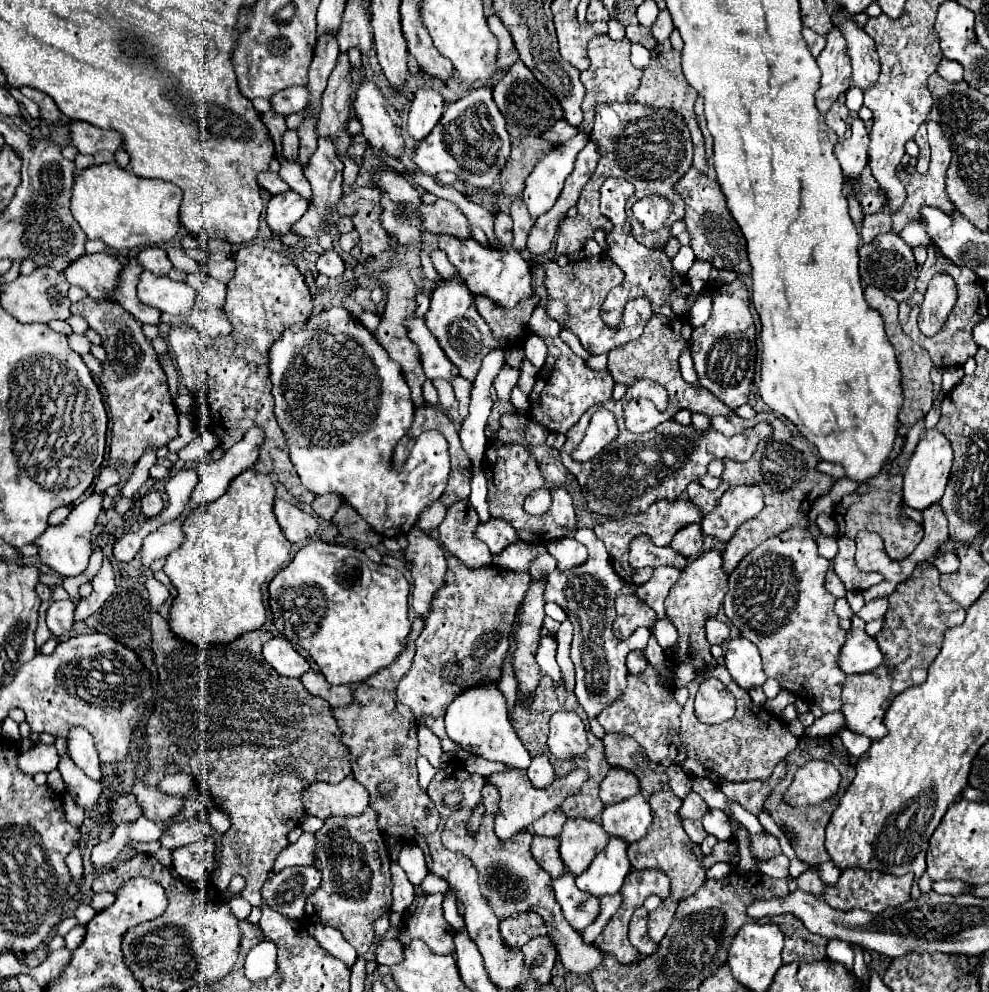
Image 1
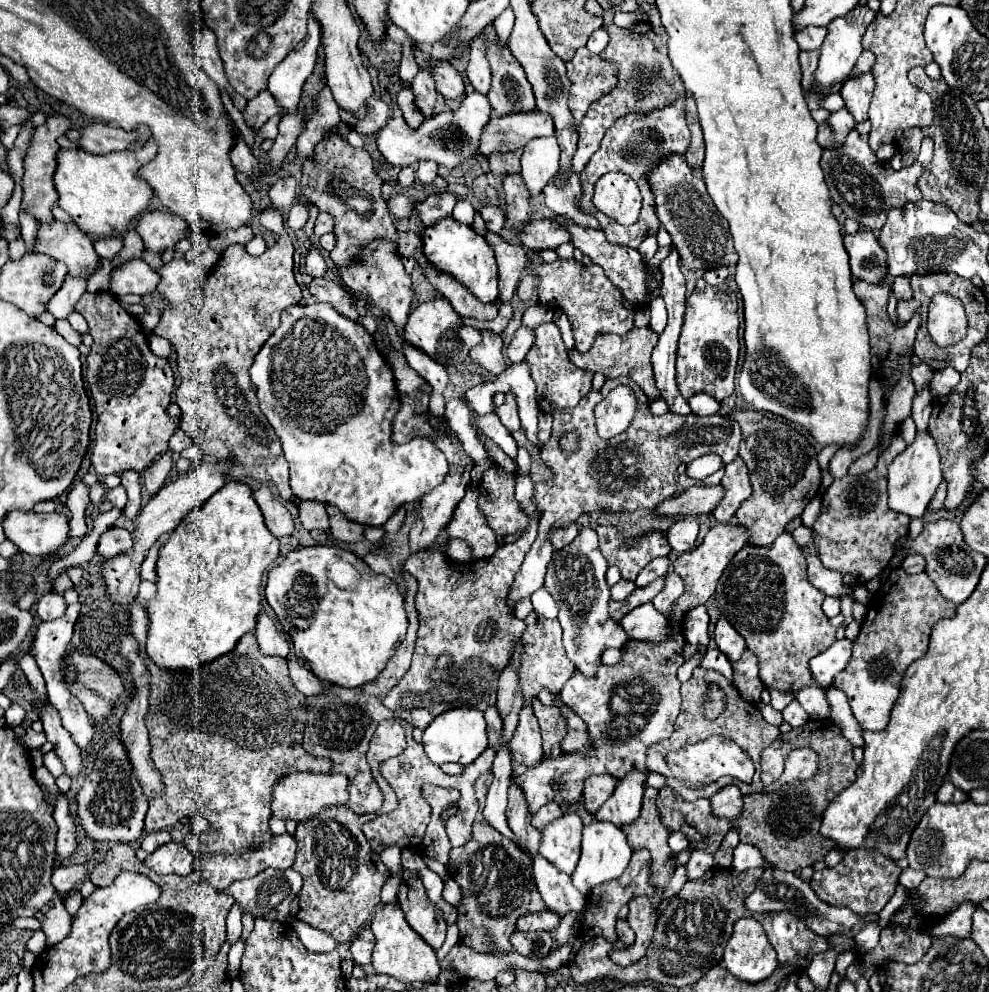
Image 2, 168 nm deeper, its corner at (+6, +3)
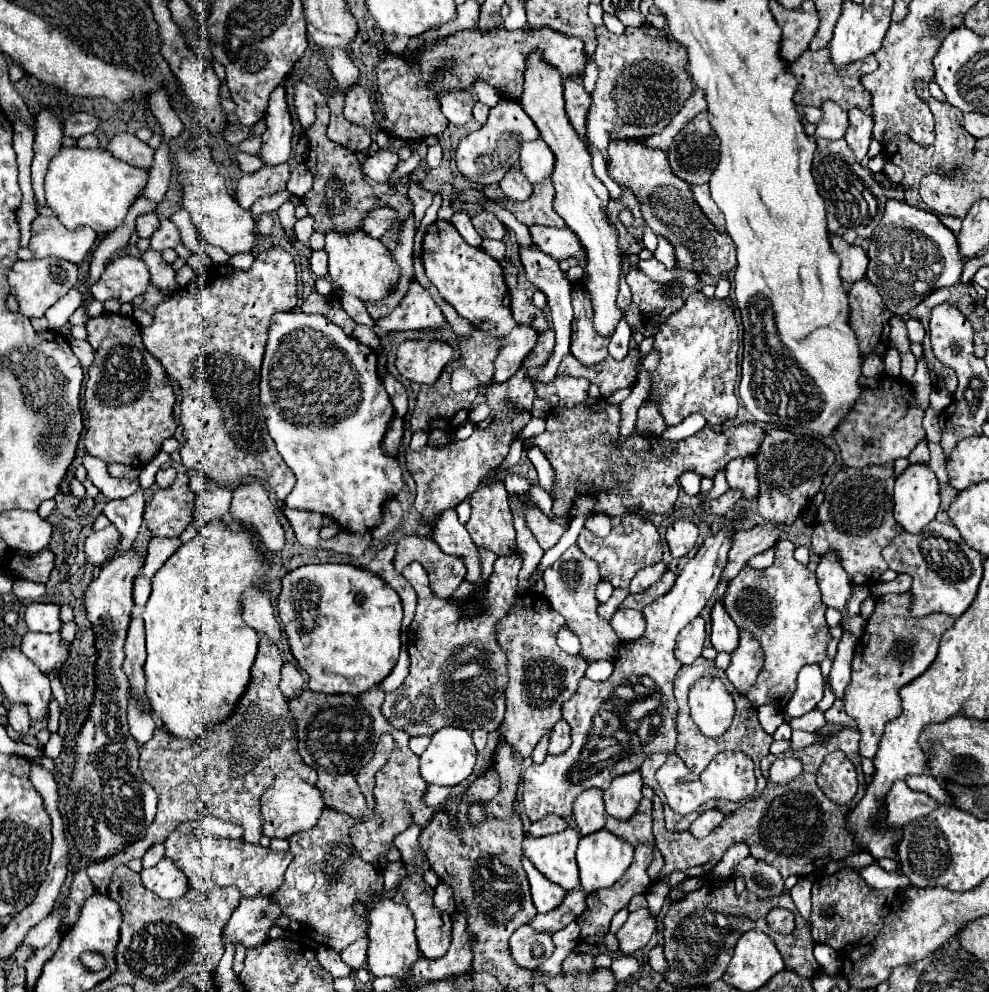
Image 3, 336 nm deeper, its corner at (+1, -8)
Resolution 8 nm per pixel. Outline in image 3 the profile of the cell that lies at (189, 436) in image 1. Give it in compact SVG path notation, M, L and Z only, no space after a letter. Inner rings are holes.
M171 466L161 468L161 470L157 472L157 482L155 482L155 484L157 484L159 488L167 488L169 484L173 484L175 476L177 476L177 470L175 470L175 468L171 468Z

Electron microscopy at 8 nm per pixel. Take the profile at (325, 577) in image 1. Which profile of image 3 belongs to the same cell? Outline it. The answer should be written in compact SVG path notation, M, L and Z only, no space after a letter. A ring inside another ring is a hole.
M307 564L287 572L277 598L279 618L299 668L309 676L307 686L323 694L361 694L389 676L401 650L401 600L379 576L351 564Z

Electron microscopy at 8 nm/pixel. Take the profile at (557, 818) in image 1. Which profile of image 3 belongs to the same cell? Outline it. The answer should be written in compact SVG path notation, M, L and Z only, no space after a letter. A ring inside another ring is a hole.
M545 816L539 822L533 822L529 826L529 834L531 836L549 836L549 834L557 834L561 830L567 828L567 822L559 816Z

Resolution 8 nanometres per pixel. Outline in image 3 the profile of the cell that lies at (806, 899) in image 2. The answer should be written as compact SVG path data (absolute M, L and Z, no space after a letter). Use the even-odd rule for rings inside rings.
M747 856L745 860L741 860L735 870L733 870L733 878L743 878L747 884L747 890L755 892L759 898L773 898L773 896L781 896L785 892L783 886L783 878L777 872L777 868Z

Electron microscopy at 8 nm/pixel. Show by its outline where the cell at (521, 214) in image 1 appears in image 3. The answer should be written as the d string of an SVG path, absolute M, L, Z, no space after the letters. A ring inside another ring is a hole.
M509 168L507 174L503 176L503 180L499 182L499 188L503 190L503 194L511 200L527 200L529 194L533 192L531 182L525 178L525 174L519 168Z

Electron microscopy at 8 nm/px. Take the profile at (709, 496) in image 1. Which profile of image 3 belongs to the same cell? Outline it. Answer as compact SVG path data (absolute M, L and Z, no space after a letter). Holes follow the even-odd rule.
M719 470L719 472L717 472L717 476L713 478L713 488L711 488L711 492L709 492L707 496L699 494L699 500L701 500L701 502L713 500L713 498L721 496L721 494L723 494L727 488L729 488L729 484L727 484L727 480L725 480L725 472L723 472L723 470Z

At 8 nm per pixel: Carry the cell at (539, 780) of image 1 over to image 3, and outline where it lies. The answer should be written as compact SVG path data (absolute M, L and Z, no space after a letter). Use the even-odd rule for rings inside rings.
M527 590L525 596L517 596L517 604L495 624L497 642L507 654L509 674L505 690L507 710L499 732L503 740L523 758L529 758L547 728L561 720L563 702L577 692L579 680L587 668L581 656L571 656L557 646L557 632L563 626L567 626L565 618L535 590Z

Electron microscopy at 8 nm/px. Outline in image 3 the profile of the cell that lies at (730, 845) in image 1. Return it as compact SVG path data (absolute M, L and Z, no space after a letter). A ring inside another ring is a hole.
M647 908L631 912L623 928L615 934L619 942L619 950L623 954L633 954L635 950L643 948L649 942L651 934L655 932L655 922L657 920L649 916Z

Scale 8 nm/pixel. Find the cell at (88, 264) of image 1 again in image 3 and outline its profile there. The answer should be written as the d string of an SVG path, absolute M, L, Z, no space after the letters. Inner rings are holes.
M37 216L31 222L29 250L35 258L59 256L79 264L93 246L95 236L91 228L67 230L55 216Z

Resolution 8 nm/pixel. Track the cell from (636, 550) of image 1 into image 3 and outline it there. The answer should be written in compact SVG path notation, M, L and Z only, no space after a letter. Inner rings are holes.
M635 512L625 514L621 518L619 526L615 526L607 538L595 538L595 534L591 534L587 528L583 528L577 538L577 546L581 548L581 552L585 556L589 556L591 560L597 562L601 578L611 582L613 588L629 588L633 574L637 574L641 568L661 560L661 538L659 538L657 528L645 516L635 514Z

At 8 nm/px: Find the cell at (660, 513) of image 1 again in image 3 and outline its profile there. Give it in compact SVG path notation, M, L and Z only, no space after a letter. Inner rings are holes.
M729 488L725 494L721 494L719 500L711 500L711 506L707 506L707 510L715 516L725 516L741 498L741 490L733 490Z

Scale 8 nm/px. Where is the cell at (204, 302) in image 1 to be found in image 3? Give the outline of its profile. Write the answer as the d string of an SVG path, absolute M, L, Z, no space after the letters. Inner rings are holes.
M145 250L141 254L143 262L147 264L149 272L151 272L151 282L159 288L159 290L169 290L169 292L175 292L179 288L177 280L175 280L175 270L171 268L171 264L167 264L163 258L161 258L161 252L155 252L155 250Z

